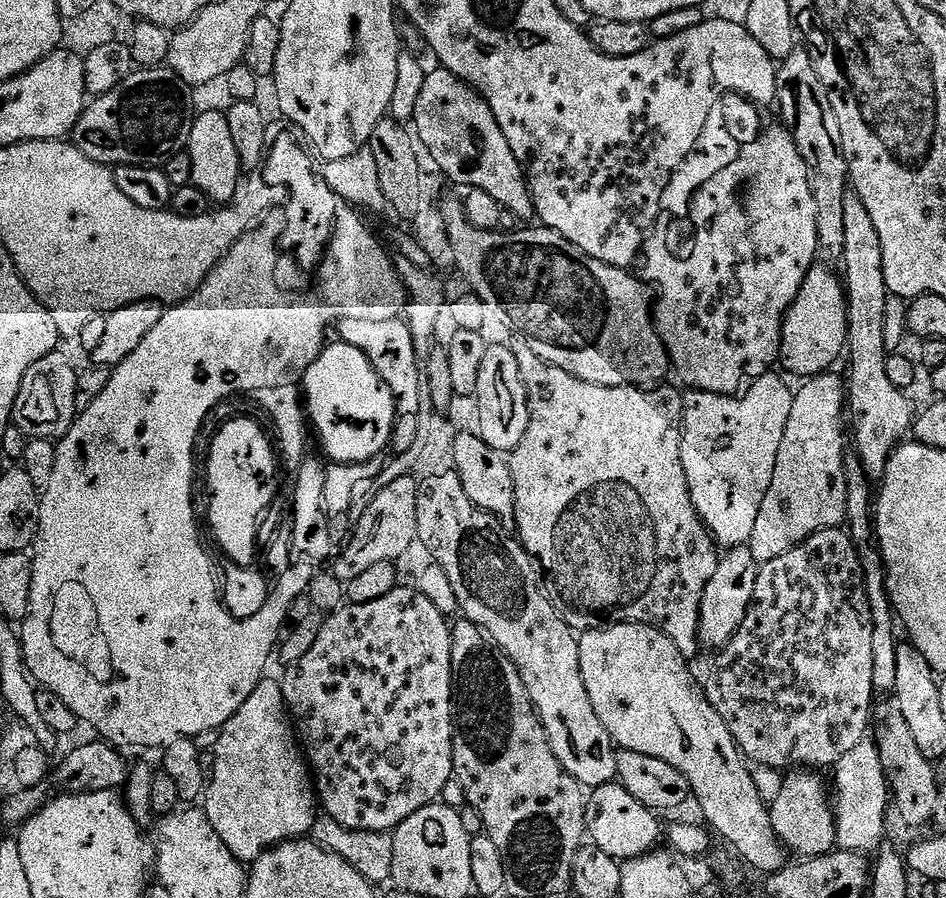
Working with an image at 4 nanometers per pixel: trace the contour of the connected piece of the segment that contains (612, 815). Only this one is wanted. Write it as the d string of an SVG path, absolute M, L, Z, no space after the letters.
M618 782L591 789L584 809L584 823L591 843L621 862L644 856L659 845L656 843L660 840L660 824L656 820L659 820L657 813L639 804Z

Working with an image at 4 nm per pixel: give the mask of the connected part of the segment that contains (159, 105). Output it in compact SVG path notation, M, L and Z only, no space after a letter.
M144 66L132 71L136 72L130 73L129 76L127 73L120 84L114 86L114 90L104 96L95 97L85 107L80 121L70 133L71 143L76 145L78 151L86 154L86 158L105 166L148 166L153 162L160 162L156 160L163 161L179 149L176 148L179 144L181 147L186 136L184 104L180 101L181 85L176 73L167 66Z

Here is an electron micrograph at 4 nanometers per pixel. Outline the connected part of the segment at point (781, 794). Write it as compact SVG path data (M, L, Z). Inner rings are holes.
M792 770L780 784L776 797L770 800L768 818L774 834L789 853L800 858L826 856L836 844L836 826L830 807L830 792L824 789L817 773L812 770Z

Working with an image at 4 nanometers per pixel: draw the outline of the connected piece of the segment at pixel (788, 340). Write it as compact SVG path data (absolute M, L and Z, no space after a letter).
M813 266L804 280L802 290L798 290L798 298L788 307L784 315L784 329L780 335L779 363L784 363L785 373L793 372L796 376L816 376L824 372L836 359L843 357L848 342L848 297L844 294L841 277L836 276L828 268Z

